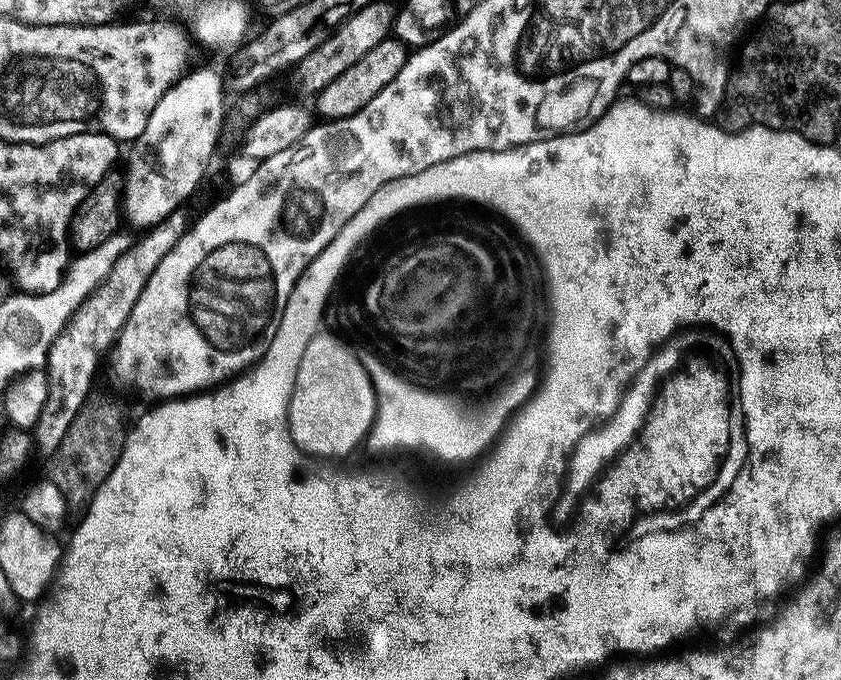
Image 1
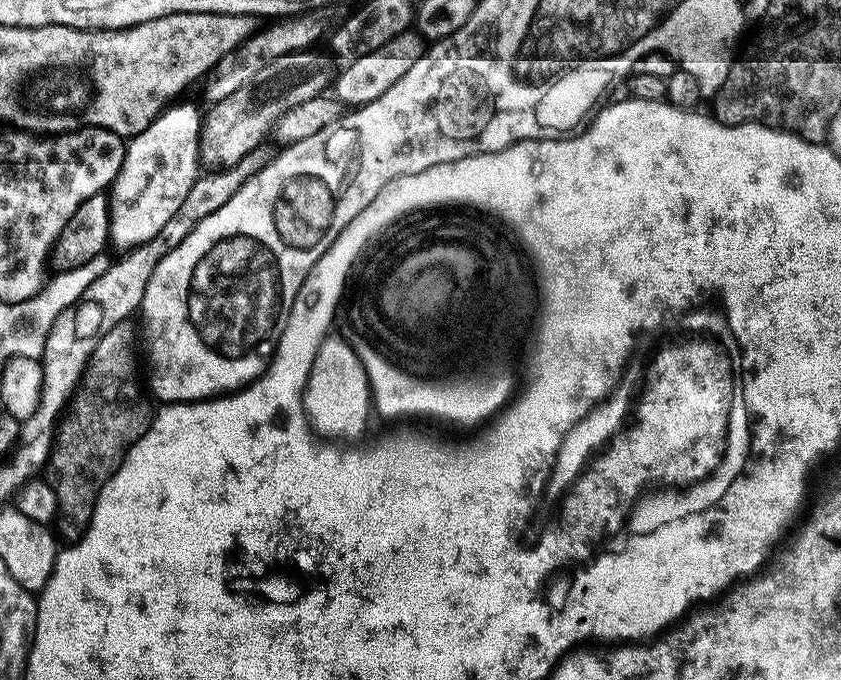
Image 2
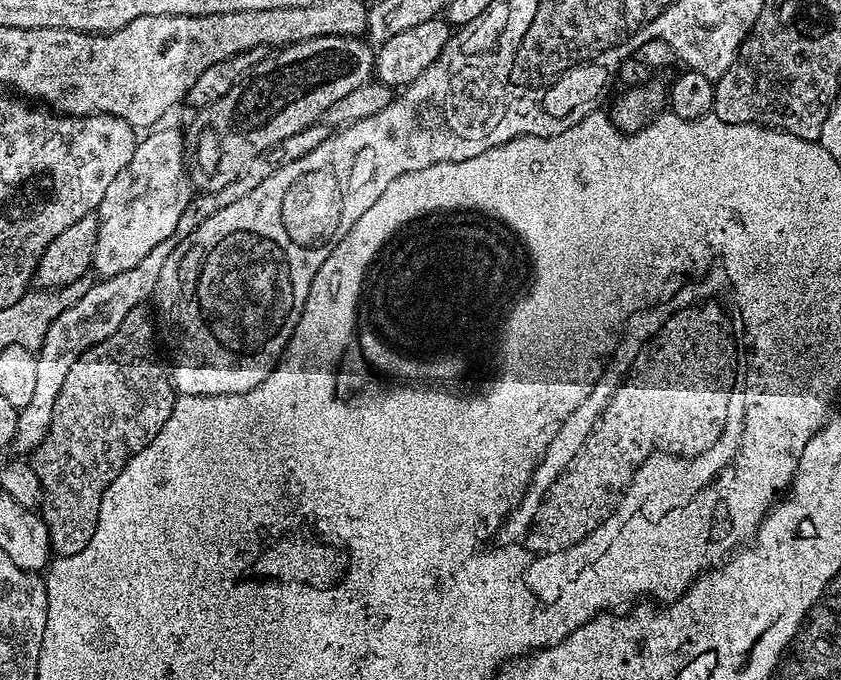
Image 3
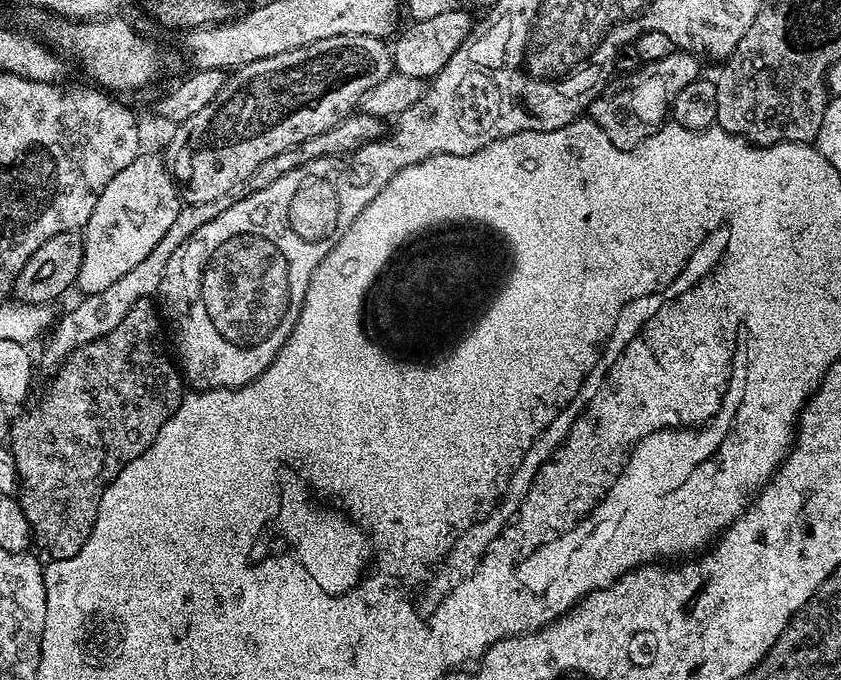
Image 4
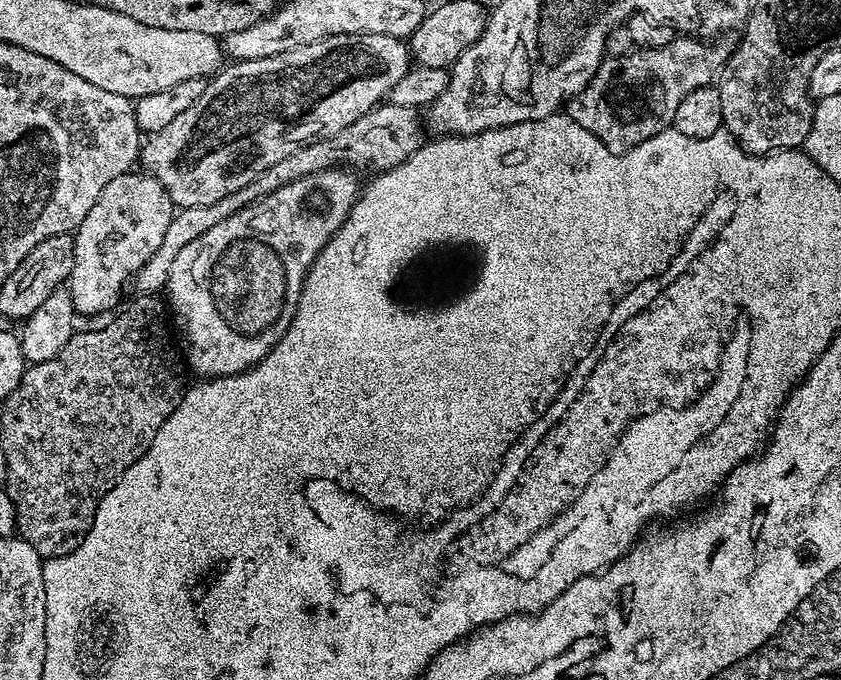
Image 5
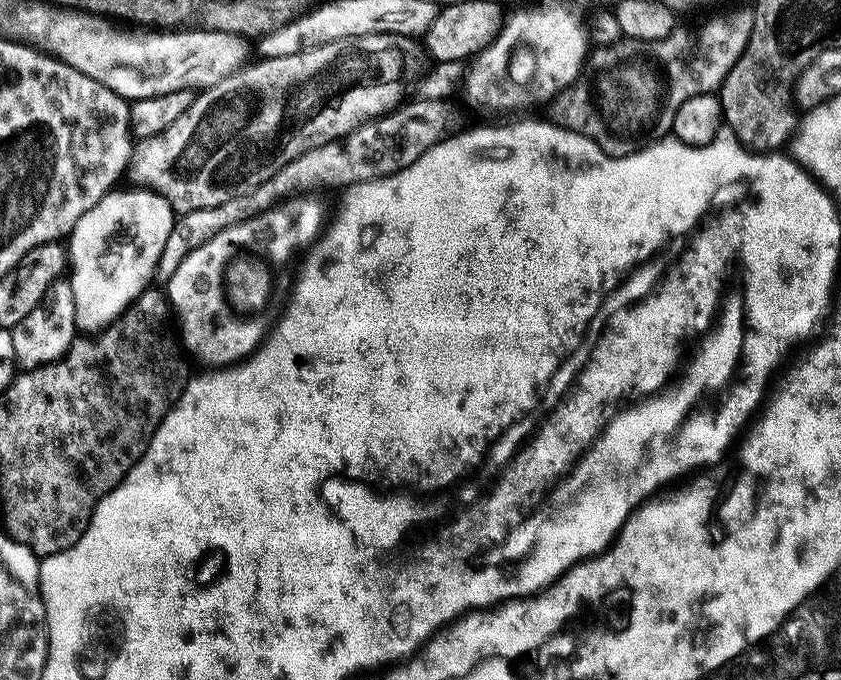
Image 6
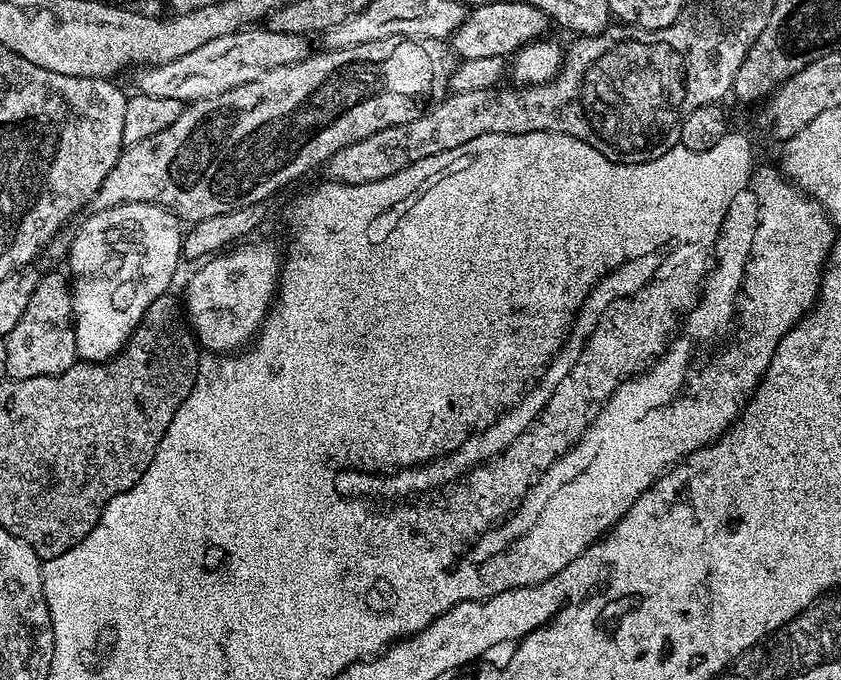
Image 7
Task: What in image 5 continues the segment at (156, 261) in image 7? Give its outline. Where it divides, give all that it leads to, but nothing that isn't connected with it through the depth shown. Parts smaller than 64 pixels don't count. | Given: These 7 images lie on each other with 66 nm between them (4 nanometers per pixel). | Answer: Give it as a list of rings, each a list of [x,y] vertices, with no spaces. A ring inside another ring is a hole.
[[[125,174],[114,178],[106,190],[90,206],[90,214],[81,222],[80,227],[74,233],[76,249],[74,250],[74,266],[68,276],[66,285],[68,292],[72,295],[72,305],[81,317],[96,316],[107,308],[115,309],[116,295],[124,283],[131,281],[140,271],[152,255],[162,246],[162,240],[166,235],[167,227],[170,226],[174,215],[172,199],[166,194],[166,190],[153,176],[139,174],[132,176]]]

